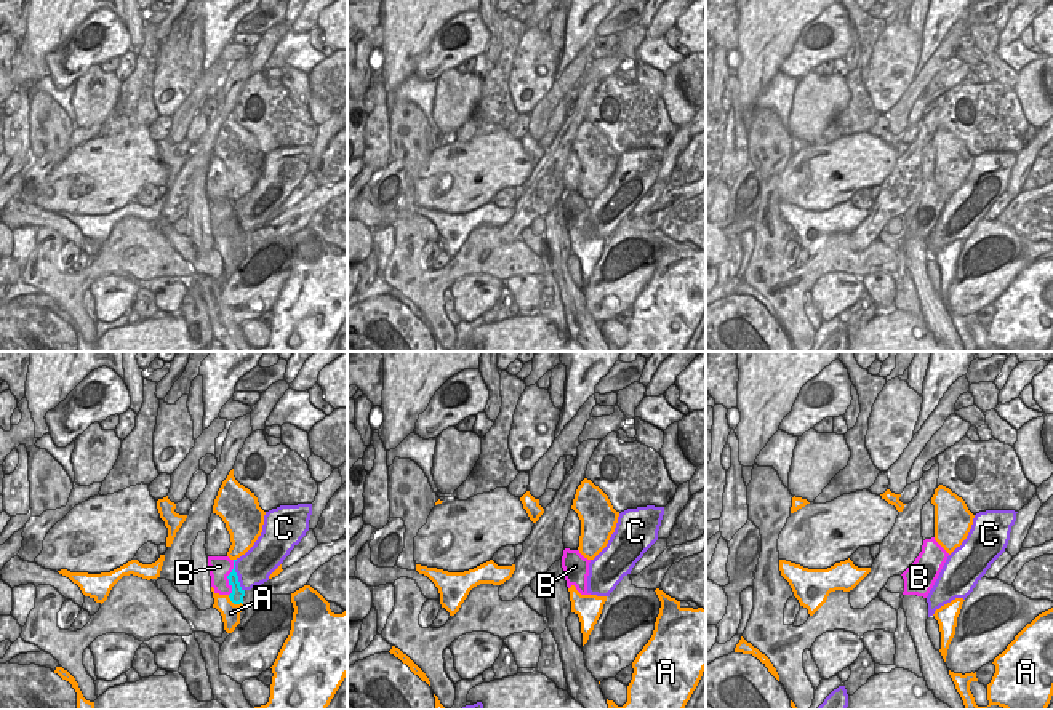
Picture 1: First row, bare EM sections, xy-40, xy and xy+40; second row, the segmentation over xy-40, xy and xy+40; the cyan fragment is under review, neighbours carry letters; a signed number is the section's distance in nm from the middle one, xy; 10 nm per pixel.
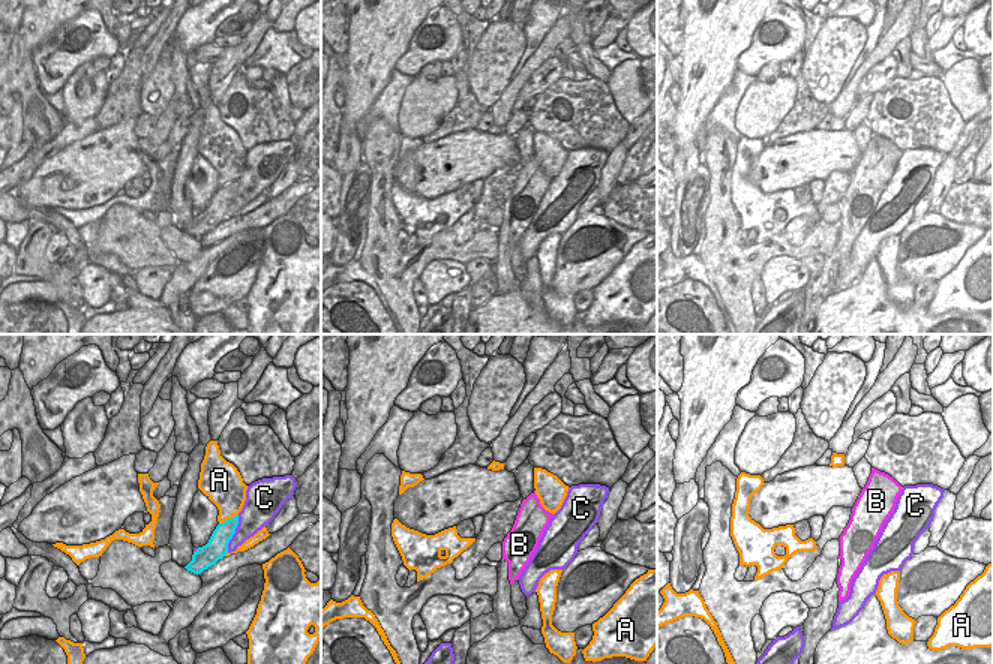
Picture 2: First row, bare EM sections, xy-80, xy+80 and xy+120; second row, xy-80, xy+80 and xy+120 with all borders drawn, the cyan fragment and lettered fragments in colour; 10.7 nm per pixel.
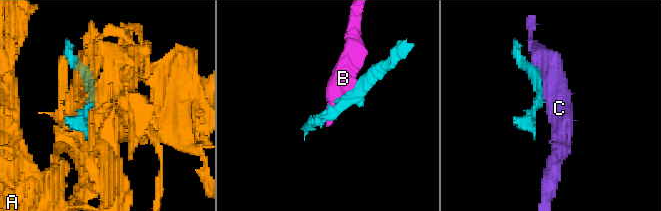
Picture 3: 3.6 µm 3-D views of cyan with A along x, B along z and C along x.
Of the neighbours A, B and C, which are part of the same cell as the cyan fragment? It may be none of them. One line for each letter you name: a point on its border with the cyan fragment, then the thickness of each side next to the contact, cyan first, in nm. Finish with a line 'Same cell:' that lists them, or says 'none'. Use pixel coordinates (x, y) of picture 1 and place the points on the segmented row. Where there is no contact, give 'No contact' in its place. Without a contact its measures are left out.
Same cell: none

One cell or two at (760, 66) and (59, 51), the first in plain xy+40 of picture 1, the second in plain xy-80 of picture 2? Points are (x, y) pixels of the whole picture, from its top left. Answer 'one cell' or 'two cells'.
two cells

